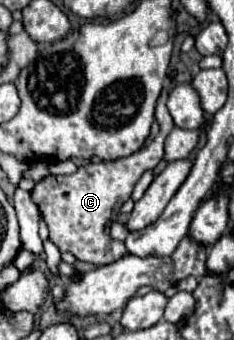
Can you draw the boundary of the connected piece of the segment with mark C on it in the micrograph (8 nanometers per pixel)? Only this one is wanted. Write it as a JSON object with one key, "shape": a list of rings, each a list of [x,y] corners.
{"shape":[[[164,87],[155,107],[155,120],[160,126],[160,131],[138,153],[132,153],[130,157],[122,157],[112,163],[106,163],[106,161],[88,163],[80,167],[74,175],[50,175],[32,187],[30,197],[38,205],[38,211],[48,225],[50,241],[60,251],[68,251],[78,261],[86,261],[96,267],[110,265],[130,255],[122,241],[110,241],[108,225],[116,219],[122,203],[130,199],[134,183],[140,179],[140,175],[156,167],[164,155],[164,139],[174,128],[166,107],[168,93],[170,93],[170,87]]]}

